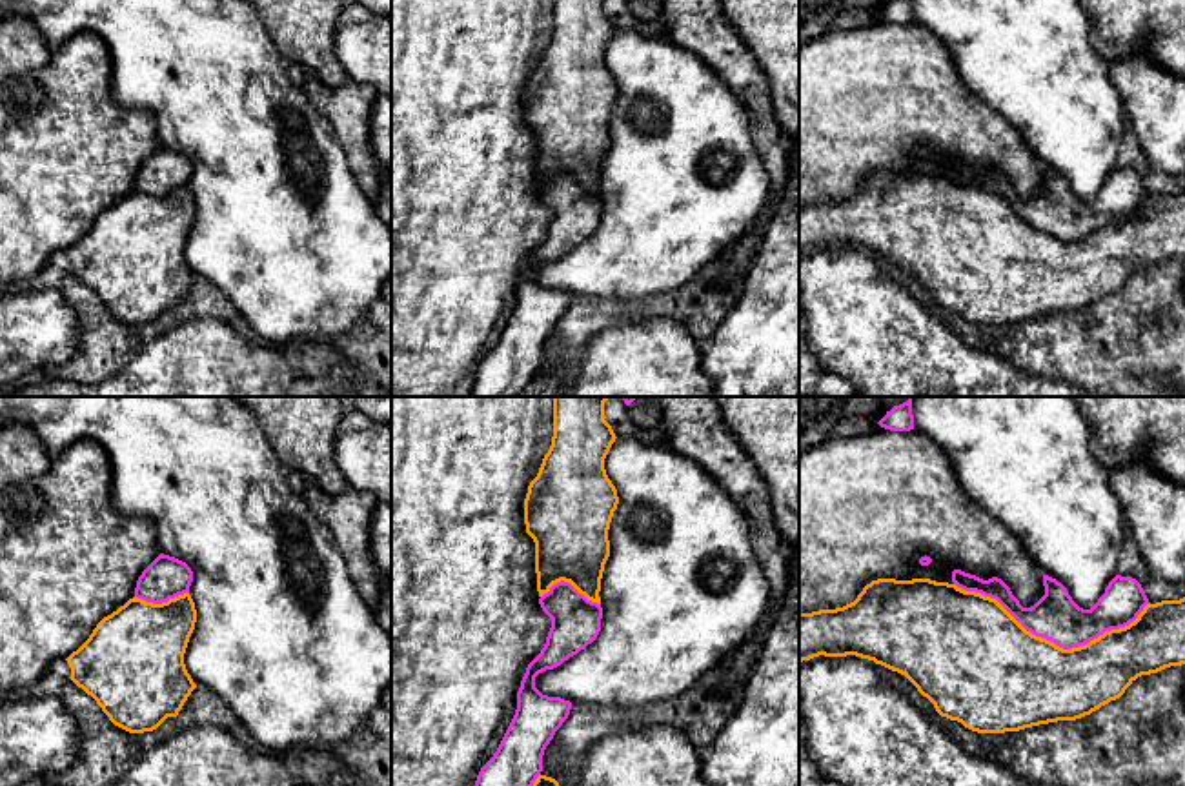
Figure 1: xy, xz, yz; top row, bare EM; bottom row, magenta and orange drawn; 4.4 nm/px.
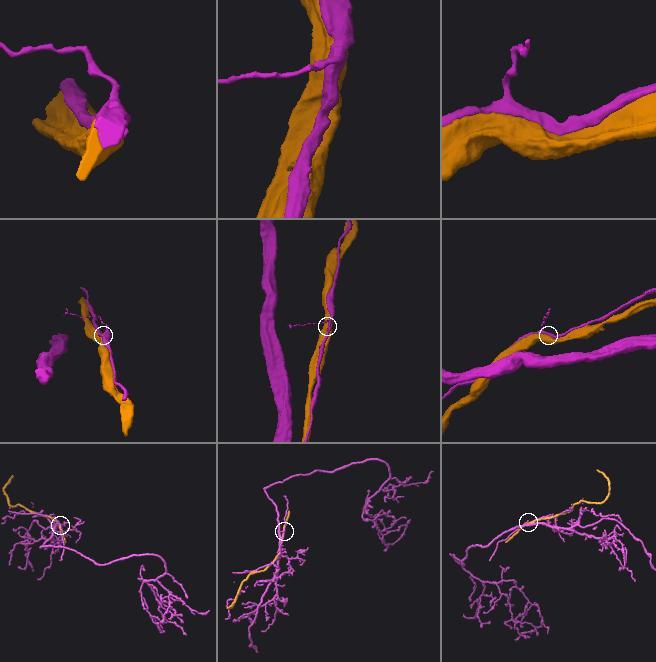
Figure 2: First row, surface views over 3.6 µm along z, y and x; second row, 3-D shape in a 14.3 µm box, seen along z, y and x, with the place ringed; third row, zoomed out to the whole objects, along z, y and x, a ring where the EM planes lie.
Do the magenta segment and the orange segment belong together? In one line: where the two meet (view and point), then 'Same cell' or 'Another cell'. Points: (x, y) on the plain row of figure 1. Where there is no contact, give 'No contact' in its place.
Touches magenta at yz (1053, 233). Another cell

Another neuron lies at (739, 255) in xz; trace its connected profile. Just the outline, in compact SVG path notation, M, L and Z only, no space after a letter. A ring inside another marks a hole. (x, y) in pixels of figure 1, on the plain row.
M766 209L759 220L759 224L746 231L737 242L734 242L726 253L723 255L726 260L726 280L734 280L743 277L752 264L752 258L757 251L757 246L765 235L766 224L770 218L770 211Z

